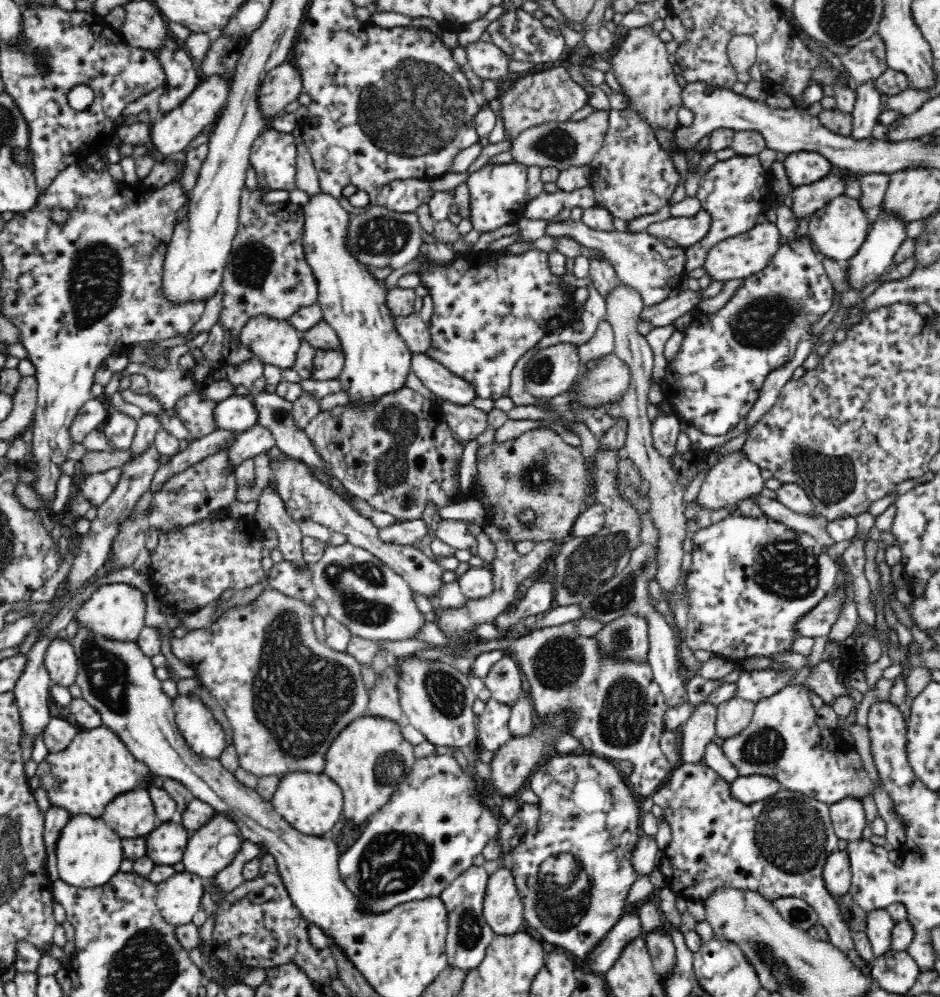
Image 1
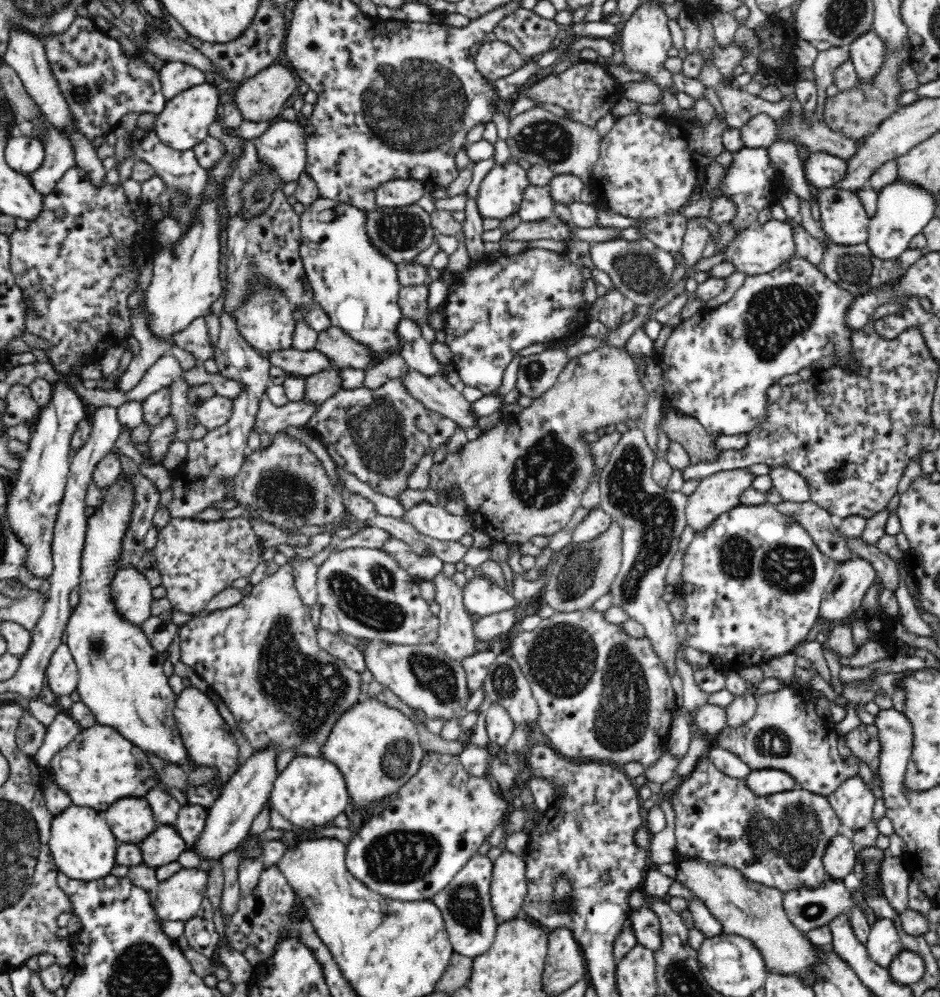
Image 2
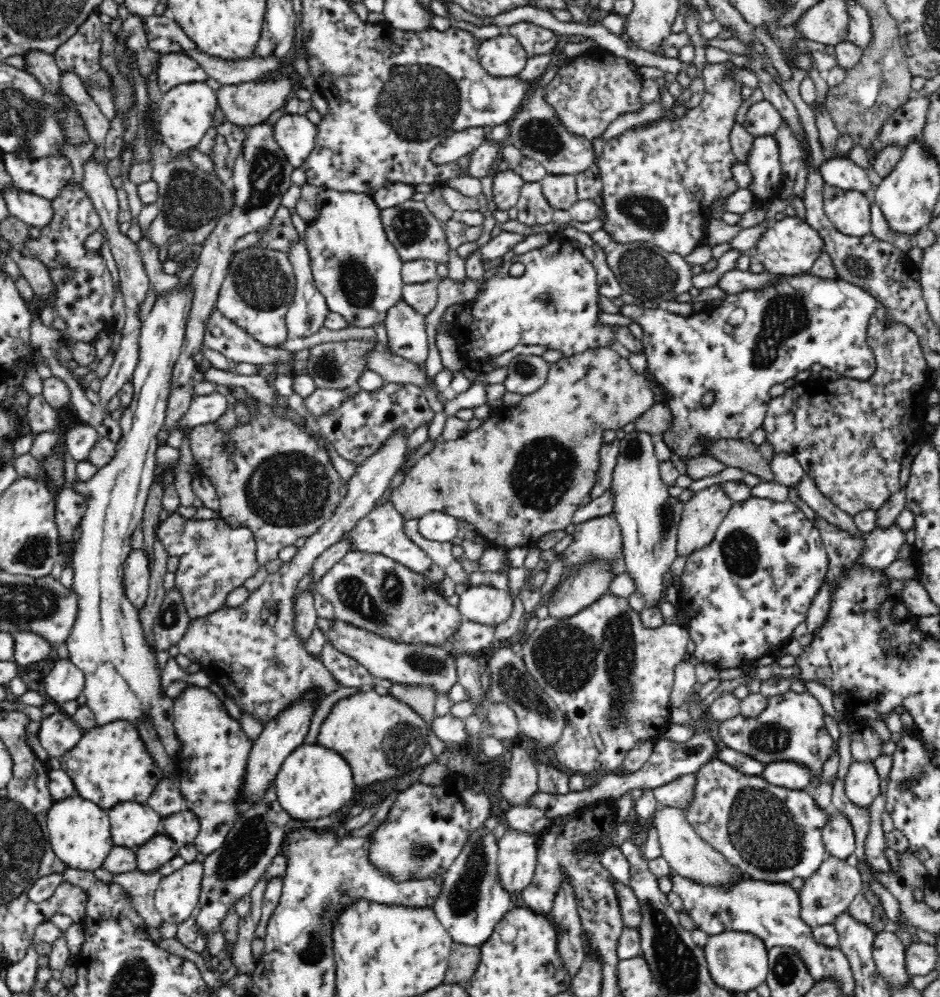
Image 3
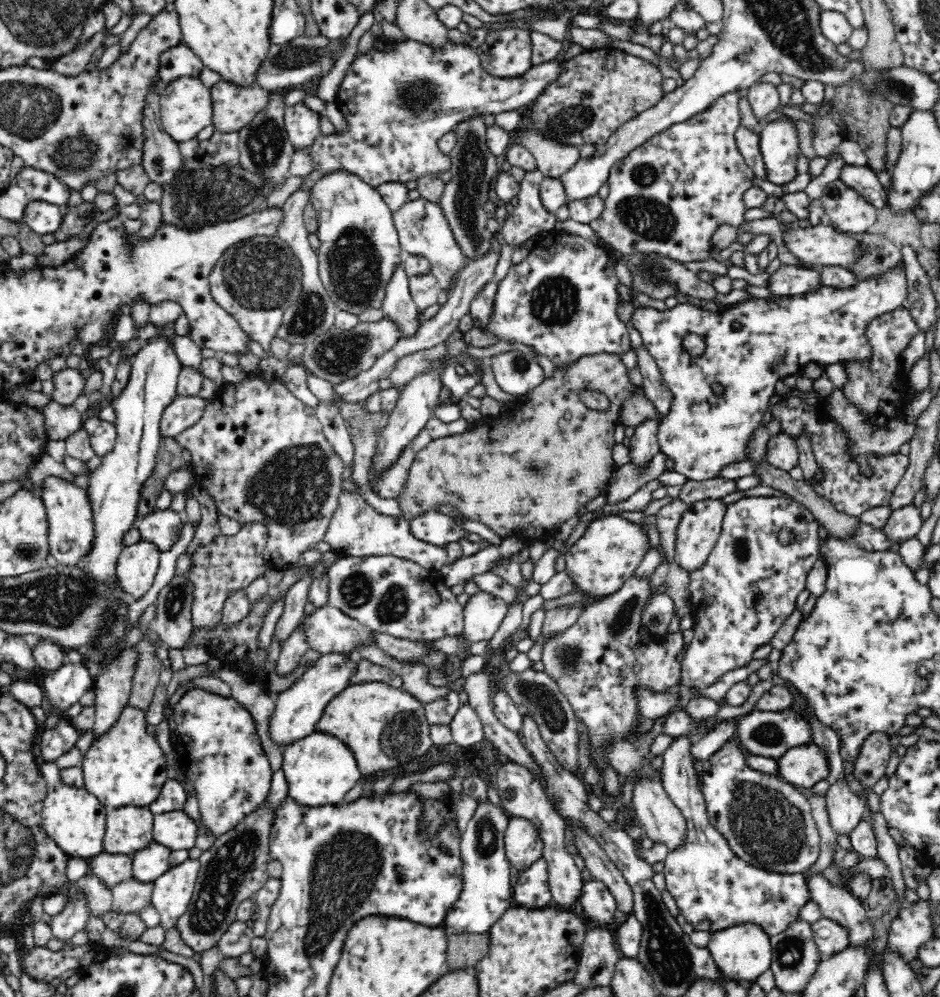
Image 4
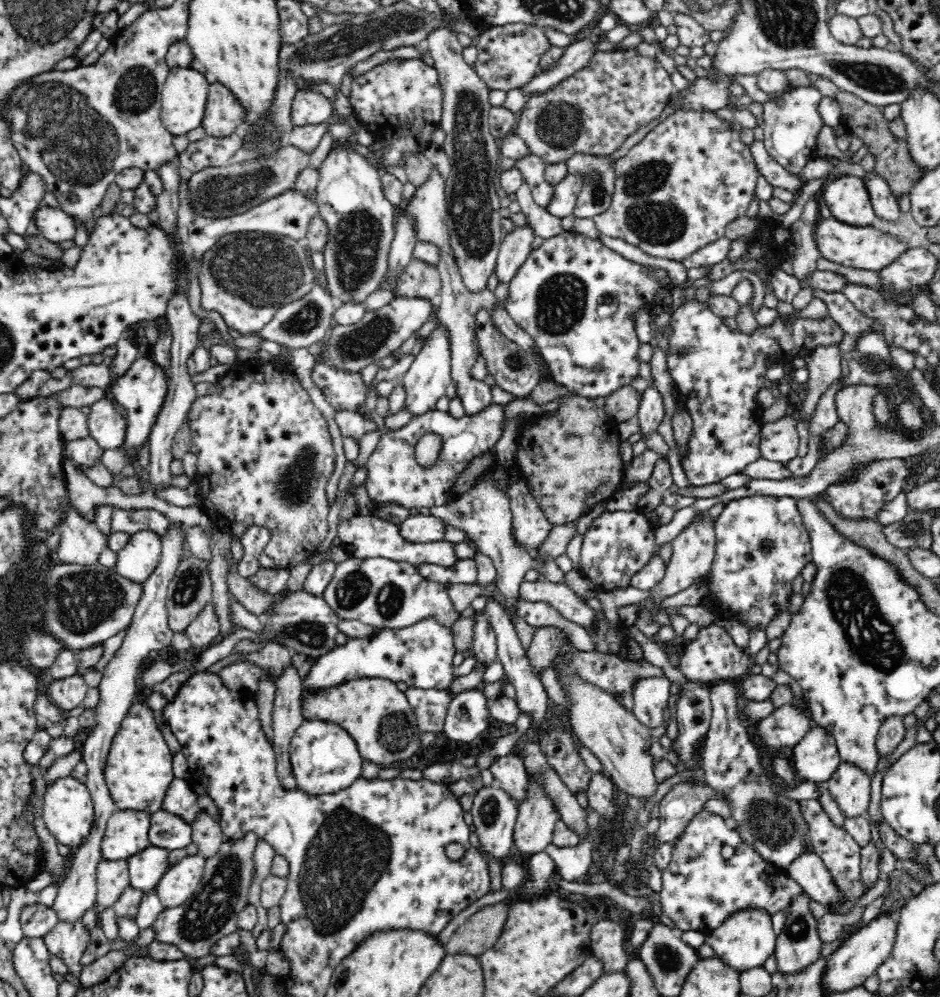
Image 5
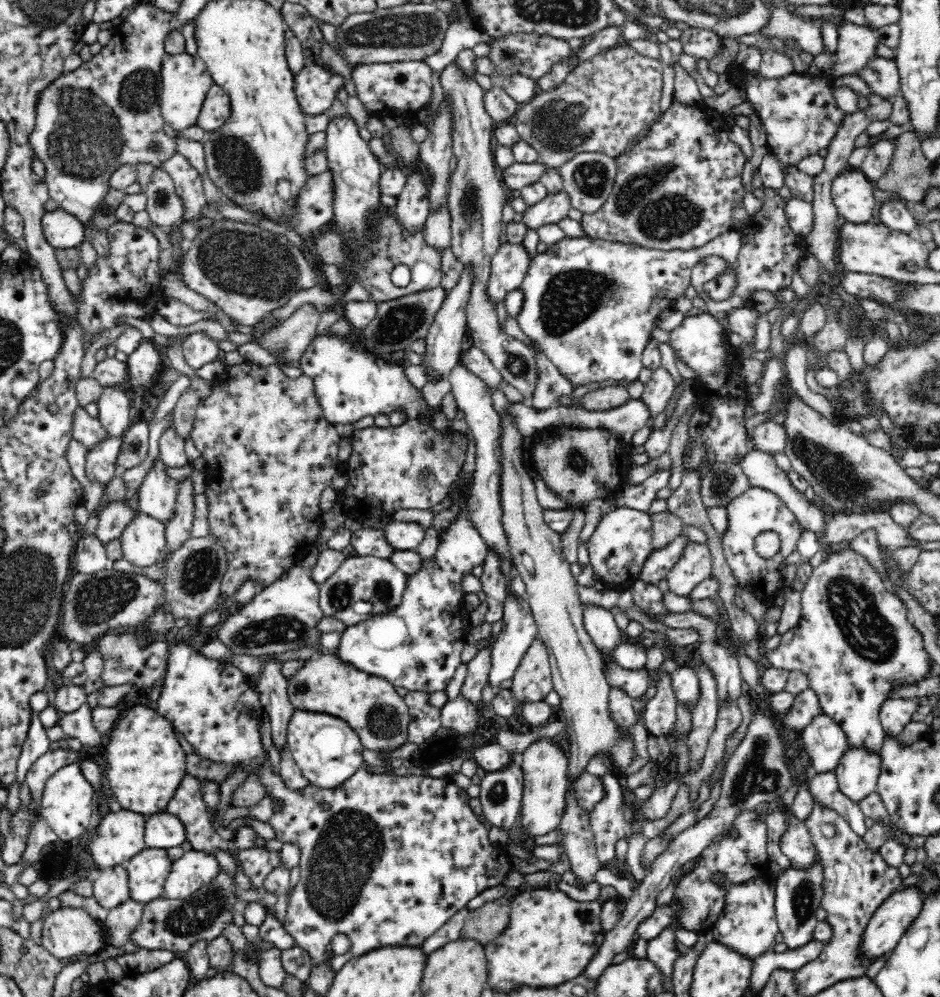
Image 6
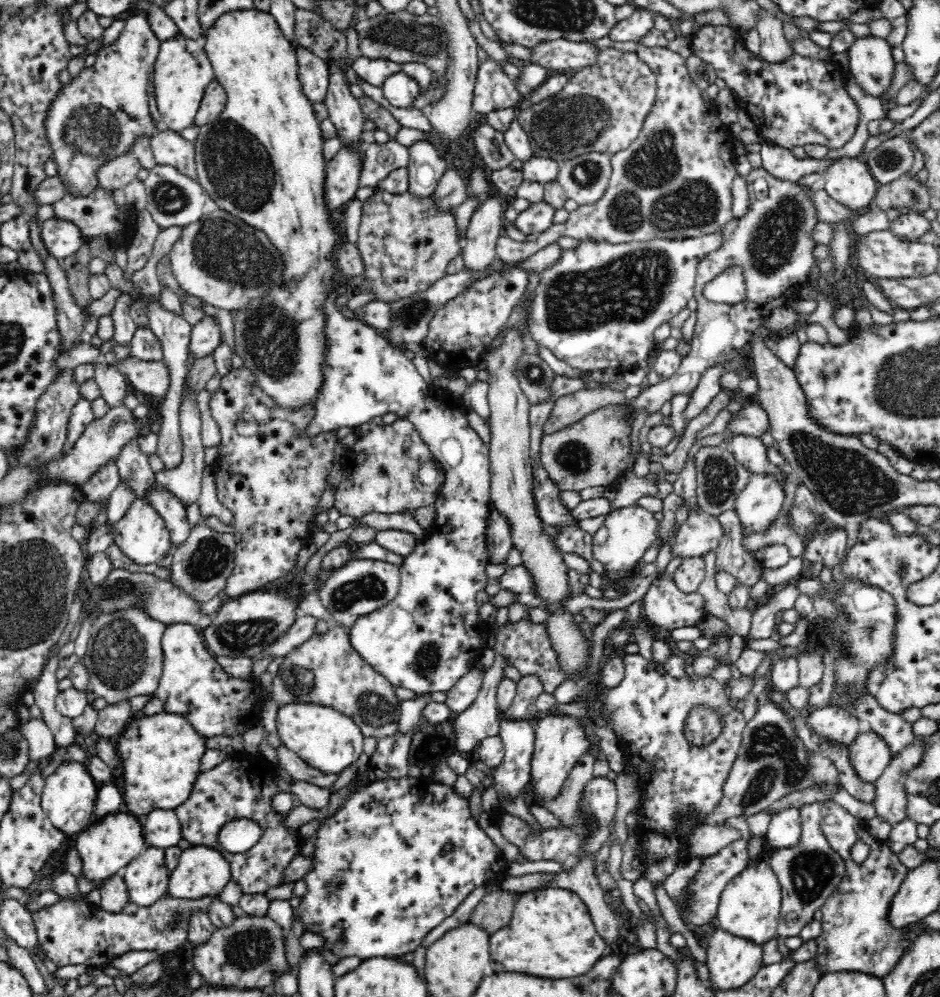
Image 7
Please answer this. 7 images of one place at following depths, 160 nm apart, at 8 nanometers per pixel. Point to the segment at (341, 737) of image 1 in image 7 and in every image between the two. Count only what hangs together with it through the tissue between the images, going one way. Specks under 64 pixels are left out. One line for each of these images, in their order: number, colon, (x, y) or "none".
2: (376, 748)
3: (380, 738)
4: (384, 727)
5: (377, 715)
6: (370, 705)
7: (325, 670)

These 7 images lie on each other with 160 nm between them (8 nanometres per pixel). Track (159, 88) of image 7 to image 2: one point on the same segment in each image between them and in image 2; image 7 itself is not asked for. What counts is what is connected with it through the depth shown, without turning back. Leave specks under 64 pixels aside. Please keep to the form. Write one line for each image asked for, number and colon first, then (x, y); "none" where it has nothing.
2: (183, 123)
3: (186, 112)
4: (186, 110)
5: (183, 99)
6: (186, 82)

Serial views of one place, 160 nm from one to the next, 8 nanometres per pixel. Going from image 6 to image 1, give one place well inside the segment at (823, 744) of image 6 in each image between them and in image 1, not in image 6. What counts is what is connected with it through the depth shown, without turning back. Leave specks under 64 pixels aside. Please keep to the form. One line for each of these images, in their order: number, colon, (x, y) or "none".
1: (747, 789)
2: (762, 782)
3: (785, 774)
4: (803, 767)
5: (816, 758)

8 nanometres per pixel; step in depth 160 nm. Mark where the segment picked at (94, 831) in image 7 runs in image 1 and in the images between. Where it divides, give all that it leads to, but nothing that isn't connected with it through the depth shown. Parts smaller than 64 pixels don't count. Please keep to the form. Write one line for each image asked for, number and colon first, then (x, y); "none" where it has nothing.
1: (132, 814)
2: (131, 819)
3: (132, 824)
4: (130, 828)
5: (126, 833)
6: (120, 835)

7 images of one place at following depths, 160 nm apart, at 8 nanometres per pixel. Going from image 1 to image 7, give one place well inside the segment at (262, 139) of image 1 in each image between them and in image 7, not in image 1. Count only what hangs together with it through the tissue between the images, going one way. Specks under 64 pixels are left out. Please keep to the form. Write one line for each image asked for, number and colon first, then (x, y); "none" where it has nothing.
2: (282, 148)
3: (296, 135)
4: (302, 124)
5: (308, 108)
6: (315, 87)
7: (313, 73)

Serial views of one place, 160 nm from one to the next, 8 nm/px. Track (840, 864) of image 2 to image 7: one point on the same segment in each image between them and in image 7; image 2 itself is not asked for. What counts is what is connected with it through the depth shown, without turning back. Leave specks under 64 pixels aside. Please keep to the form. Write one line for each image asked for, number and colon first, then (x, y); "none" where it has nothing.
3: (838, 837)
4: (845, 806)
5: (850, 788)
6: (858, 770)
7: (869, 755)

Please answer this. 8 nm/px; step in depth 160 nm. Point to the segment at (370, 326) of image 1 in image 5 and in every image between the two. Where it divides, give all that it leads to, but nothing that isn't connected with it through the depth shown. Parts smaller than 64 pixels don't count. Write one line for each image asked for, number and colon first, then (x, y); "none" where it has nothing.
2: (358, 288)
3: (355, 267)
4: (359, 252)
5: (361, 222)

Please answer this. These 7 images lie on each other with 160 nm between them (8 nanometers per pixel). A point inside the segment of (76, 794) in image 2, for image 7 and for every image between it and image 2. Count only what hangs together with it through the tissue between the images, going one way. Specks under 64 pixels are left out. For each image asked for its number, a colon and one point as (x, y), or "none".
3: (109, 765)
4: (125, 766)
5: (138, 770)
6: (145, 764)
7: (160, 754)

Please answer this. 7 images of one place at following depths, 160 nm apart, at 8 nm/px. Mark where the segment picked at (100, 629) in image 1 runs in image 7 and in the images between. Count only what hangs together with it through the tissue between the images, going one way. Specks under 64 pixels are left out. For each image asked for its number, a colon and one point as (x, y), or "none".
2: (131, 594)
3: (136, 579)
4: (136, 569)
5: (138, 559)
6: (143, 541)
7: (141, 534)

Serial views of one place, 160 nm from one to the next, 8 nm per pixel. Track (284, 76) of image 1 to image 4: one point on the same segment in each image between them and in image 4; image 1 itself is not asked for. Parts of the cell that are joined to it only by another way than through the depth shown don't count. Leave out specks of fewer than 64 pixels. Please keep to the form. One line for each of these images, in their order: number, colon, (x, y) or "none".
2: (262, 97)
3: (246, 104)
4: (234, 106)

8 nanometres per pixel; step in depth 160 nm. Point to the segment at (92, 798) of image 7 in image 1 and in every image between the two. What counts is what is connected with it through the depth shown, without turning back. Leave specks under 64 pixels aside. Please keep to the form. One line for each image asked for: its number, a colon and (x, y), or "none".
1: (89, 853)
2: (82, 844)
3: (79, 834)
4: (74, 819)
5: (68, 811)
6: (68, 799)

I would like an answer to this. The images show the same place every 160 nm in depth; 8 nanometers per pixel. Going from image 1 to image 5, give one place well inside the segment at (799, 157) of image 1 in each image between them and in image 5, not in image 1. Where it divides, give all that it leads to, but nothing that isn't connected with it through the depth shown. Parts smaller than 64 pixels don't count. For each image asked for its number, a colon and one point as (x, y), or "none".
2: (821, 170)
3: (841, 172)
4: (861, 178)
5: (885, 204)

